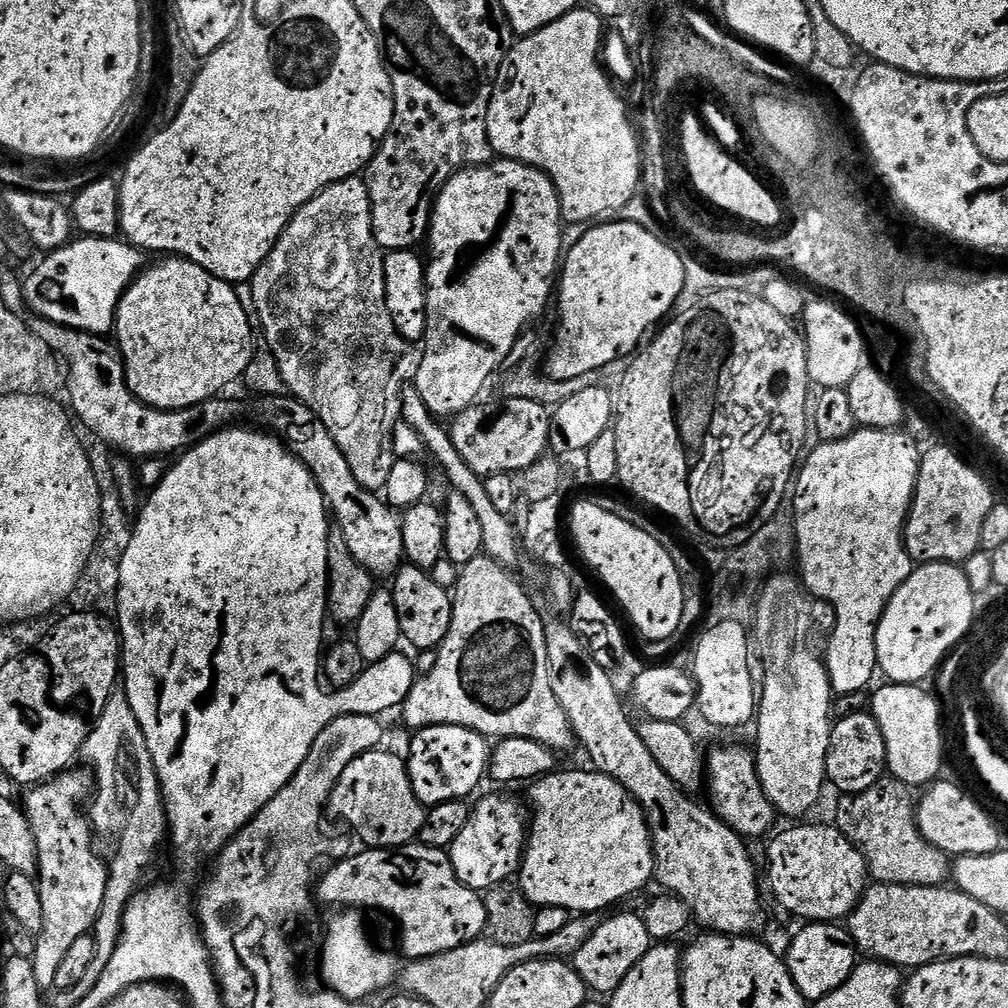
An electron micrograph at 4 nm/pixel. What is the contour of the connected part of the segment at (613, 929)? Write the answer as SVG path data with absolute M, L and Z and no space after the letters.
M620 912L617 916L601 919L600 925L581 944L574 955L576 973L584 979L593 993L611 994L622 986L626 974L642 962L642 958L652 949L654 941L650 930L646 930L643 915L632 912Z

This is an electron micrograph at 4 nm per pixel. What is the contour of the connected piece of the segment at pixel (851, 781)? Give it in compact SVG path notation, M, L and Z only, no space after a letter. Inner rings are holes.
M867 711L852 713L849 717L839 718L833 723L825 766L827 779L840 794L870 790L870 786L885 779L887 762L886 742L882 738L882 730L876 719Z

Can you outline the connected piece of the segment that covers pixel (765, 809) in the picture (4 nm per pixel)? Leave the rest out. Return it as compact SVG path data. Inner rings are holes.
M732 744L729 748L714 749L709 756L707 753L706 780L707 776L708 796L712 799L710 808L723 824L730 825L739 836L745 838L764 835L767 837L773 831L772 823L778 820L778 813L760 784L756 753L751 747L739 748Z

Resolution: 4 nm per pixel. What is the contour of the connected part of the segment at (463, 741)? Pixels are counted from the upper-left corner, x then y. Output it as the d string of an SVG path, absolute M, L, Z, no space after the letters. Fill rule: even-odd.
M434 726L419 729L412 740L412 749L406 753L408 774L413 784L414 794L425 806L450 802L451 800L464 800L468 795L486 780L488 762L490 759L490 744L485 737L478 735L466 727Z

